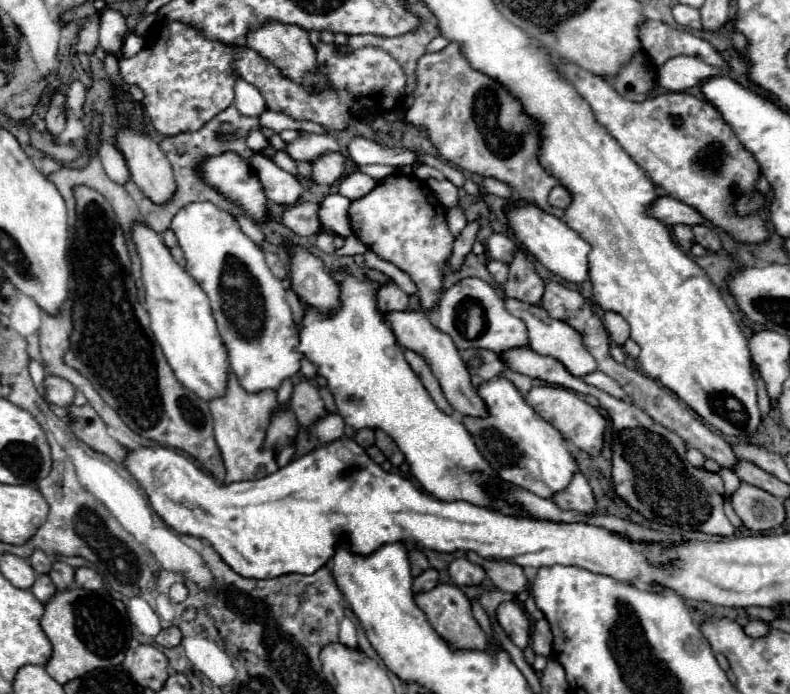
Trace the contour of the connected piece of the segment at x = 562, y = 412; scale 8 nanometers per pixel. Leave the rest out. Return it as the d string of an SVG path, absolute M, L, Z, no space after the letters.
M536 386L532 388L524 400L544 418L548 420L552 426L556 426L562 436L576 448L598 456L600 448L602 448L602 436L604 436L604 428L606 428L606 420L604 416L590 404L586 404L576 392L560 388L560 386Z

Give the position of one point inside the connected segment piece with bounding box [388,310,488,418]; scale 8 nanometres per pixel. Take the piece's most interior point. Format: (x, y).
(413, 330)

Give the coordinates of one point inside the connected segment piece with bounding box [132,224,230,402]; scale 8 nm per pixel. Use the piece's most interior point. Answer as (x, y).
(182, 322)

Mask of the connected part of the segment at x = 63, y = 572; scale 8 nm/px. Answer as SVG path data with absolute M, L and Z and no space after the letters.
M56 560L56 562L52 564L52 570L50 570L48 576L50 576L52 582L56 584L56 588L62 590L62 588L68 588L68 586L74 582L74 568L68 566L66 562Z

